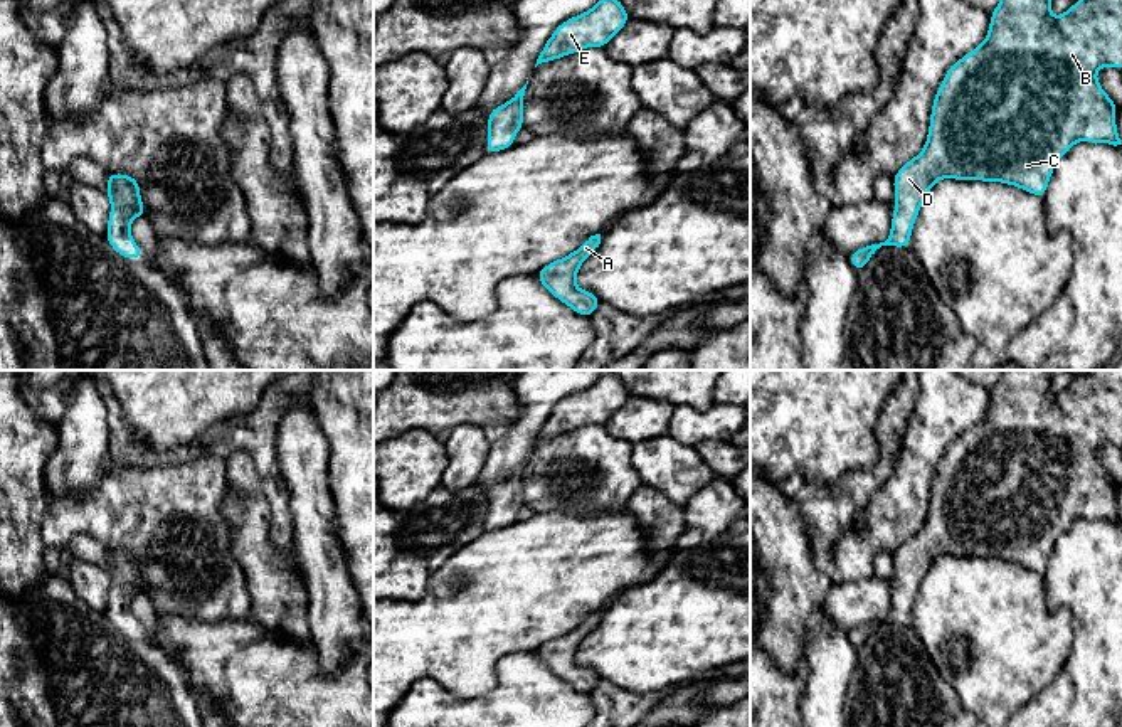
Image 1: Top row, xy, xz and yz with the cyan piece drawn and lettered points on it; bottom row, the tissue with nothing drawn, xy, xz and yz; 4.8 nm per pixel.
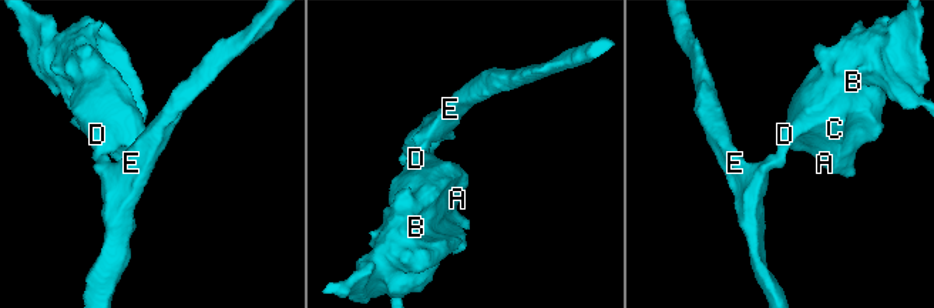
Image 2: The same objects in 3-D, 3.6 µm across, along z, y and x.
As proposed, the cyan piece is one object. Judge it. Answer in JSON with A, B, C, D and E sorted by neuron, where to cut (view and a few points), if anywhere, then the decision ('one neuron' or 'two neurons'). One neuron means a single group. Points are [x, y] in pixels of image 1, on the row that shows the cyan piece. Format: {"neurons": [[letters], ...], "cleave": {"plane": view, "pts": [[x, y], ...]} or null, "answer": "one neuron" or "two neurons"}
{"neurons": [["A", "B", "C", "D", "E"]], "cleave": null, "answer": "one neuron"}

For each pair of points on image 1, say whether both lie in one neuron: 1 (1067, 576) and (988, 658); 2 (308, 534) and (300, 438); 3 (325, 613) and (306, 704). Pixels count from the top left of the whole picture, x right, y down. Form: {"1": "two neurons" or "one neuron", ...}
{"1": "two neurons", "2": "one neuron", "3": "two neurons"}

